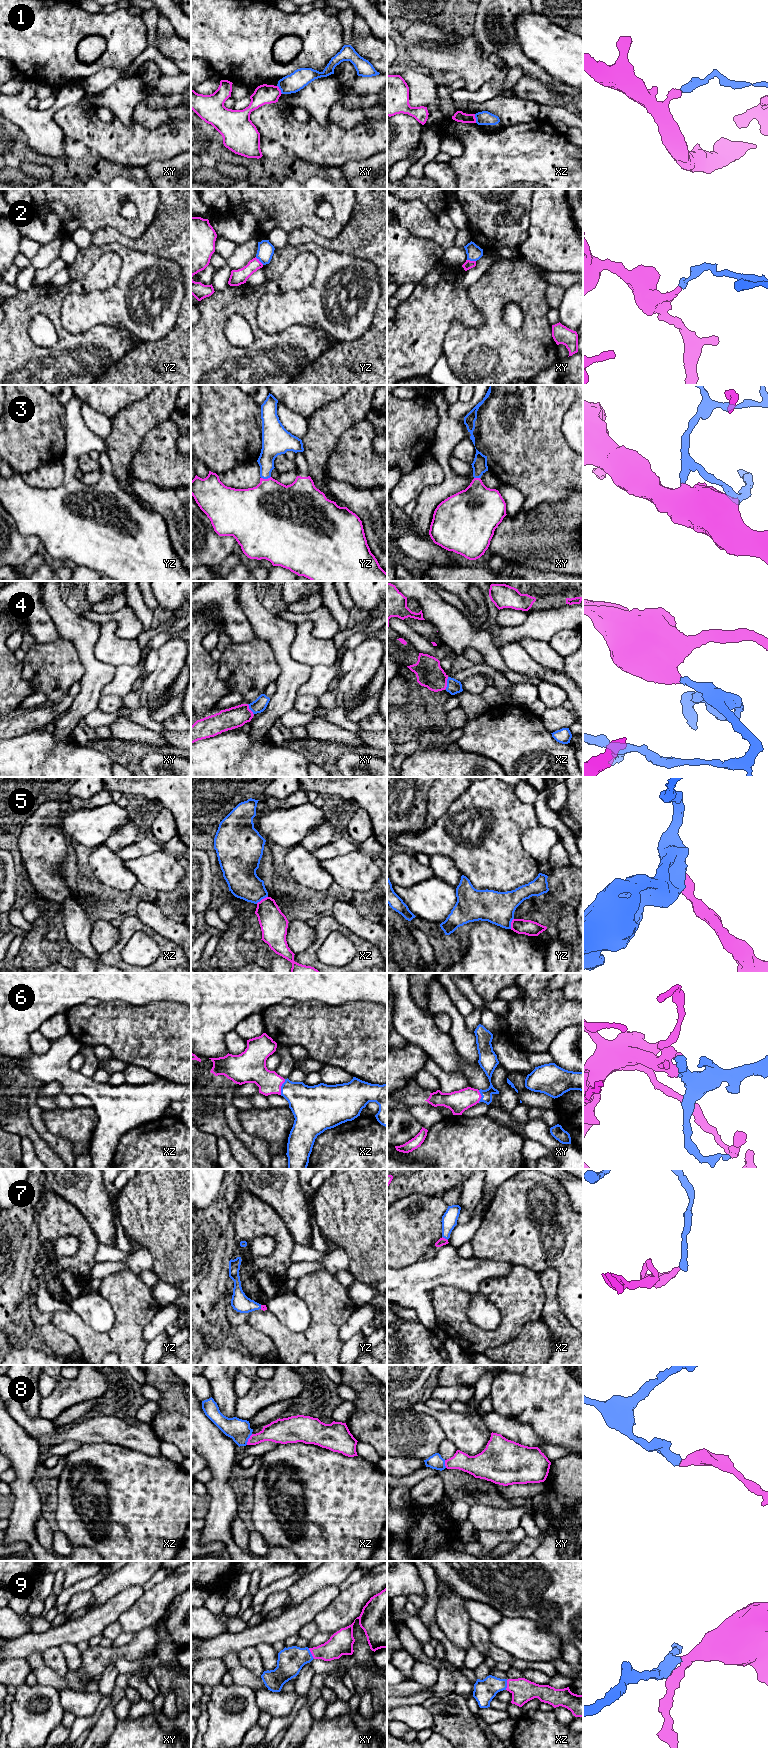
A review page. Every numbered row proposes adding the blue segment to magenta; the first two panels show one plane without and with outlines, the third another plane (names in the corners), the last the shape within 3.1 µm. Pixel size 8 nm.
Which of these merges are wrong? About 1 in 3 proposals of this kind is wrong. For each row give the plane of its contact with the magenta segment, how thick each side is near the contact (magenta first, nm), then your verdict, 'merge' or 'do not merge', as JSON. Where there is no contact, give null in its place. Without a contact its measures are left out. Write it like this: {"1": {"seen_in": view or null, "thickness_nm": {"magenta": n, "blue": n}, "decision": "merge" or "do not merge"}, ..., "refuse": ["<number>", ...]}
{"1": {"seen_in": "xz", "thickness_nm": {"magenta": 90, "blue": 110}, "decision": "do not merge"}, "2": {"seen_in": "yz", "thickness_nm": {"magenta": 120, "blue": 130}, "decision": "do not merge"}, "3": {"seen_in": "yz", "thickness_nm": {"magenta": 440, "blue": 150}, "decision": "merge"}, "4": {"seen_in": "xz", "thickness_nm": {"magenta": 220, "blue": 120}, "decision": "merge"}, "5": {"seen_in": "xz", "thickness_nm": {"magenta": 220, "blue": 260}, "decision": "do not merge"}, "6": {"seen_in": "xz", "thickness_nm": {"magenta": 200, "blue": 280}, "decision": "merge"}, "7": {"seen_in": "xz", "thickness_nm": {"magenta": 70, "blue": 130}, "decision": "merge"}, "8": {"seen_in": "xz", "thickness_nm": {"magenta": 180, "blue": 180}, "decision": "merge"}, "9": {"seen_in": "xy", "thickness_nm": {"magenta": 190, "blue": 220}, "decision": "merge"}, "refuse": ["1", "2", "5"]}

